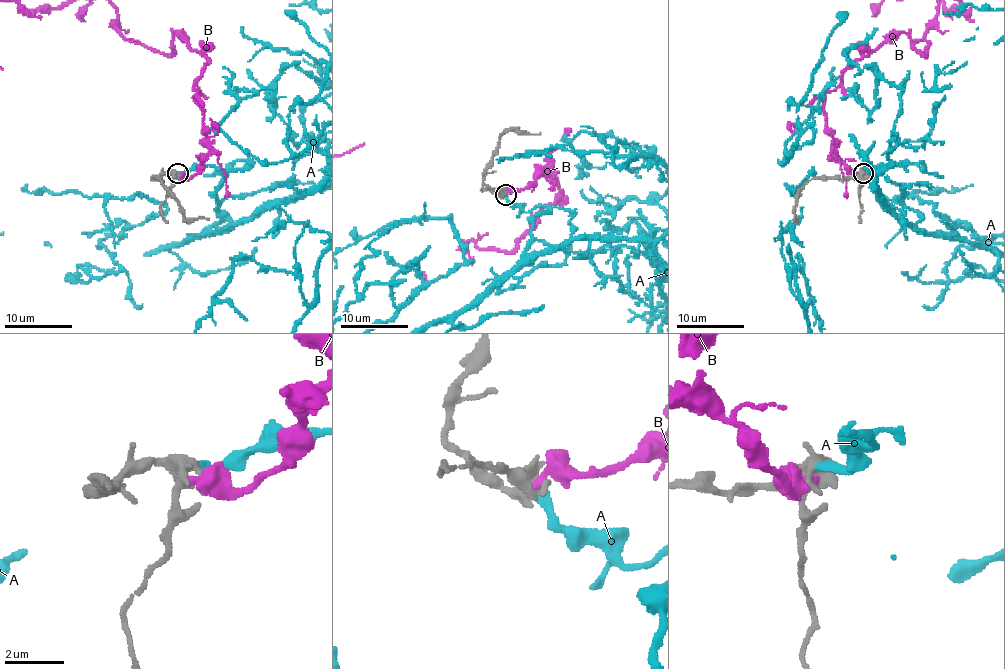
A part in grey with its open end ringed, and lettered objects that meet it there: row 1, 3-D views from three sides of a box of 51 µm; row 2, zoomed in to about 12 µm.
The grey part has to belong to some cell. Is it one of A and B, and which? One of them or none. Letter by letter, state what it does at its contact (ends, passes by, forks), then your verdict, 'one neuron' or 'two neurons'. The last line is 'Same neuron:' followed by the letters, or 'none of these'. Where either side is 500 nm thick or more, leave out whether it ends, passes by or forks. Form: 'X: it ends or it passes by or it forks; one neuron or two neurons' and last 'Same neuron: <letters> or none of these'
A: it ends; one neuron
B: it ends; two neurons
Same neuron: A

